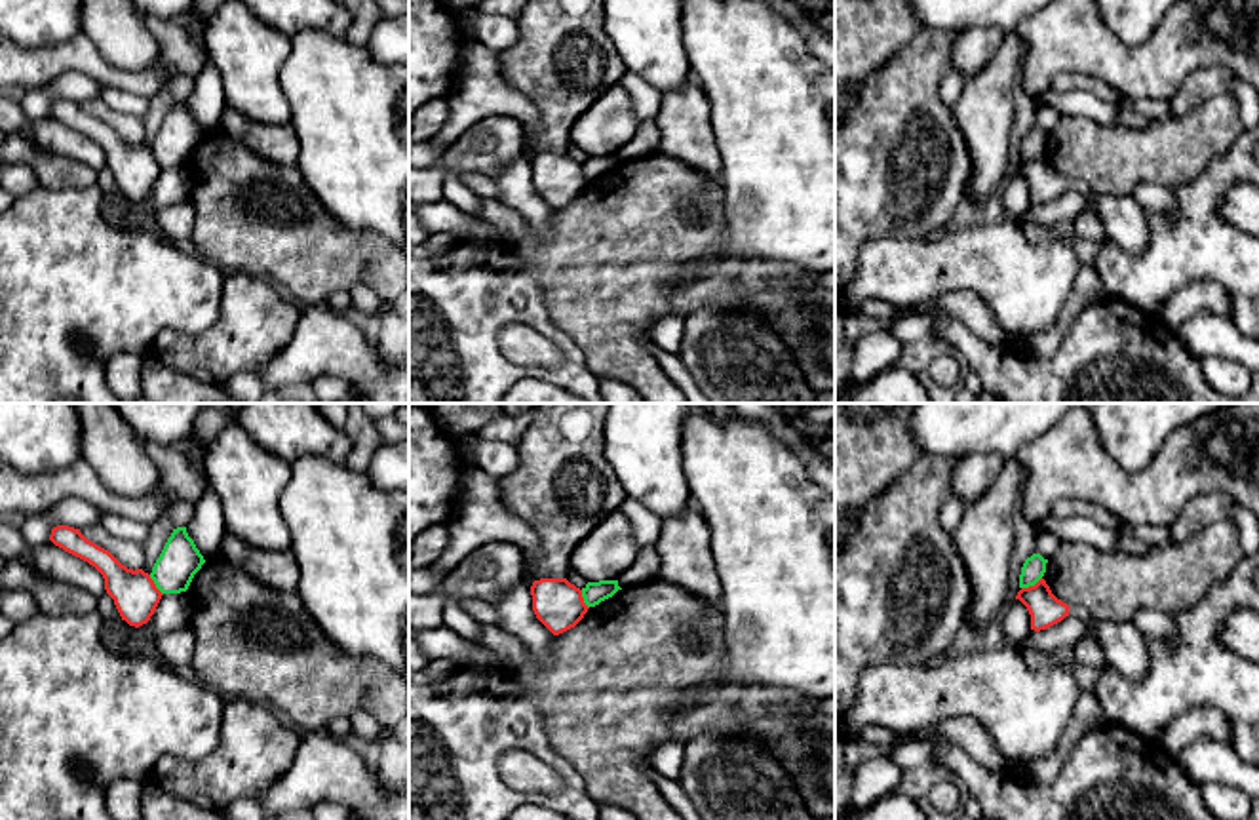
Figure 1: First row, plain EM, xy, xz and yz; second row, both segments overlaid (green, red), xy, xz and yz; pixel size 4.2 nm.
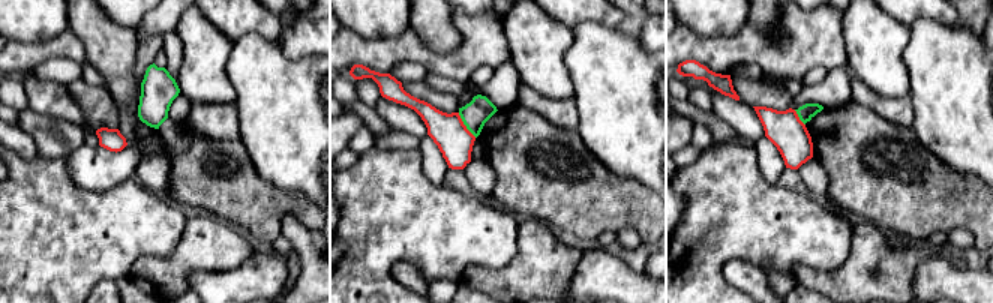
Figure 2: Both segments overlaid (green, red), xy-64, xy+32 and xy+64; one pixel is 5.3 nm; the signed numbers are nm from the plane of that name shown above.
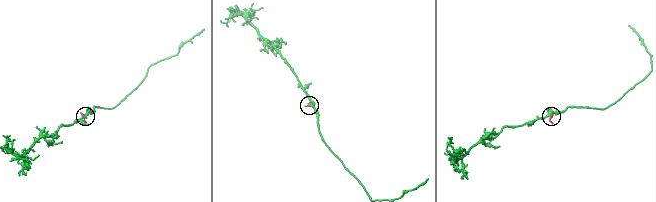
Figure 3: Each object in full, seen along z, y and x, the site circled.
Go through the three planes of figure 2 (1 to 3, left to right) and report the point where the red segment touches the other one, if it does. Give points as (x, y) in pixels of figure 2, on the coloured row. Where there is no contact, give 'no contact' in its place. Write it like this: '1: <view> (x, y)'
1: no contact
2: xy+32 (464, 123)
3: xy+64 (798, 116)

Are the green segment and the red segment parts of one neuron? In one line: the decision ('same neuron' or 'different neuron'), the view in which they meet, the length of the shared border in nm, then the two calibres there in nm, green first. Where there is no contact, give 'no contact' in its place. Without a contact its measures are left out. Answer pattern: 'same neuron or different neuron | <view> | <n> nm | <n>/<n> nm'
different neuron | yz | 100 nm | 100/140 nm

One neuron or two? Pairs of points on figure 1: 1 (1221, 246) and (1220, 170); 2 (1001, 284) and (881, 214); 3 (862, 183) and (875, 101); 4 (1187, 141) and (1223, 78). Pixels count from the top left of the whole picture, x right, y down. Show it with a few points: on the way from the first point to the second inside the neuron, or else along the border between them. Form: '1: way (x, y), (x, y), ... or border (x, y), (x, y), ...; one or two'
1: way (1208, 227), (1208, 189); one
2: border (930, 234), (921, 238), (877, 236); two
3: way (875, 162), (875, 122); one
4: border (1231, 92), (1218, 94), (1185, 115), (1172, 117); two

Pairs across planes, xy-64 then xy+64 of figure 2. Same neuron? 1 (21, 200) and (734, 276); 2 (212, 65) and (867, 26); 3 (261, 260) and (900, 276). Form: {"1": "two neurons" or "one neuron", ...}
{"1": "two neurons", "2": "one neuron", "3": "two neurons"}

